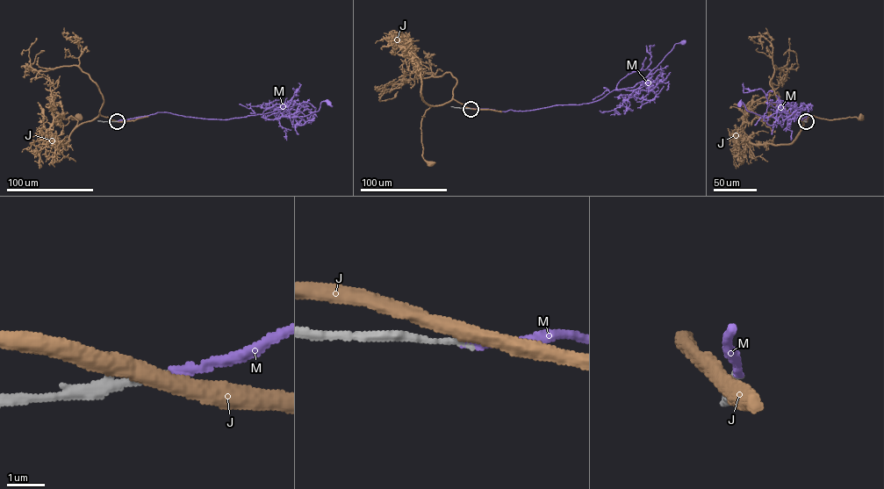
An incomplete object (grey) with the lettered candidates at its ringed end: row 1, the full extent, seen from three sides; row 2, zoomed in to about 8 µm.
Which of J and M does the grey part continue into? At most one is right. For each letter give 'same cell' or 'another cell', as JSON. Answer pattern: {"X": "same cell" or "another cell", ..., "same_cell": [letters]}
{"J": "another cell", "M": "same cell", "same_cell": ["M"]}

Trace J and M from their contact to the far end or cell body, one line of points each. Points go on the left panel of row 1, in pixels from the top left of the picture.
J: (117, 121), (99, 115), (76, 126), (77, 120), (73, 117), (68, 118), (77, 117)
M: (117, 121), (166, 111), (204, 118), (260, 114), (278, 119), (305, 116), (317, 111), (322, 101), (328, 104)

